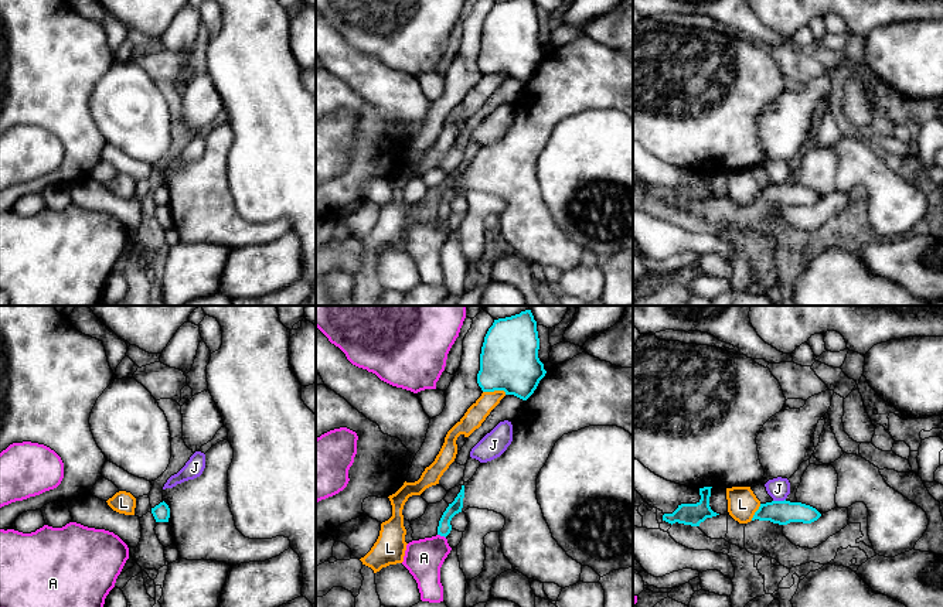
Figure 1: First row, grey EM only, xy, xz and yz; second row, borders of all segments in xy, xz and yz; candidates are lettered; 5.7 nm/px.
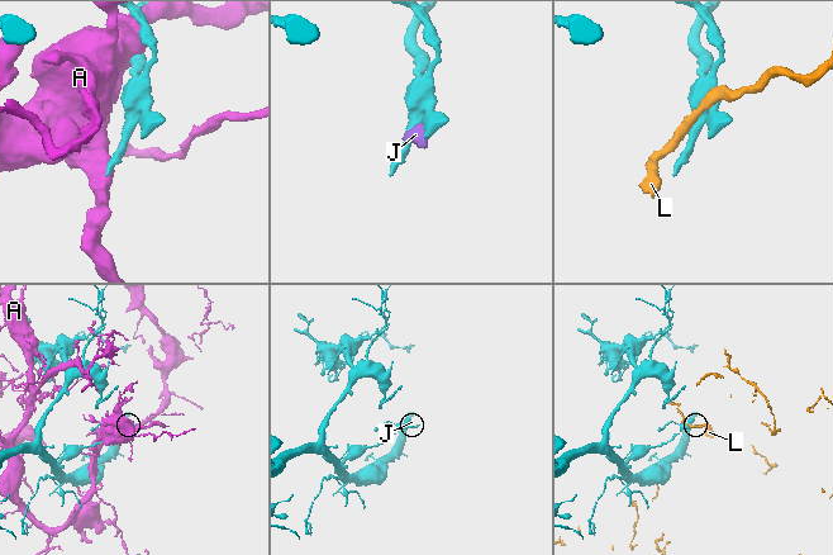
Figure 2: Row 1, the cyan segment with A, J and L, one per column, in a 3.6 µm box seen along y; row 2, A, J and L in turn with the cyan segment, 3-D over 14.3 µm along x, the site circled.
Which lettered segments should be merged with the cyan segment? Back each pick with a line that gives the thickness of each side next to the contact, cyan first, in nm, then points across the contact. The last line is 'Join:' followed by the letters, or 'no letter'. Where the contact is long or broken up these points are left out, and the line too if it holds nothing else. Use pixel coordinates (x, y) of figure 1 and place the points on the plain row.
J: calibres 140 and 120 nm; way yz (782, 195), (779, 184), (778, 171)
Join: J

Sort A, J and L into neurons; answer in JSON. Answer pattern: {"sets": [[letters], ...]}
{"sets": [["A"], ["J"], ["L"]]}

